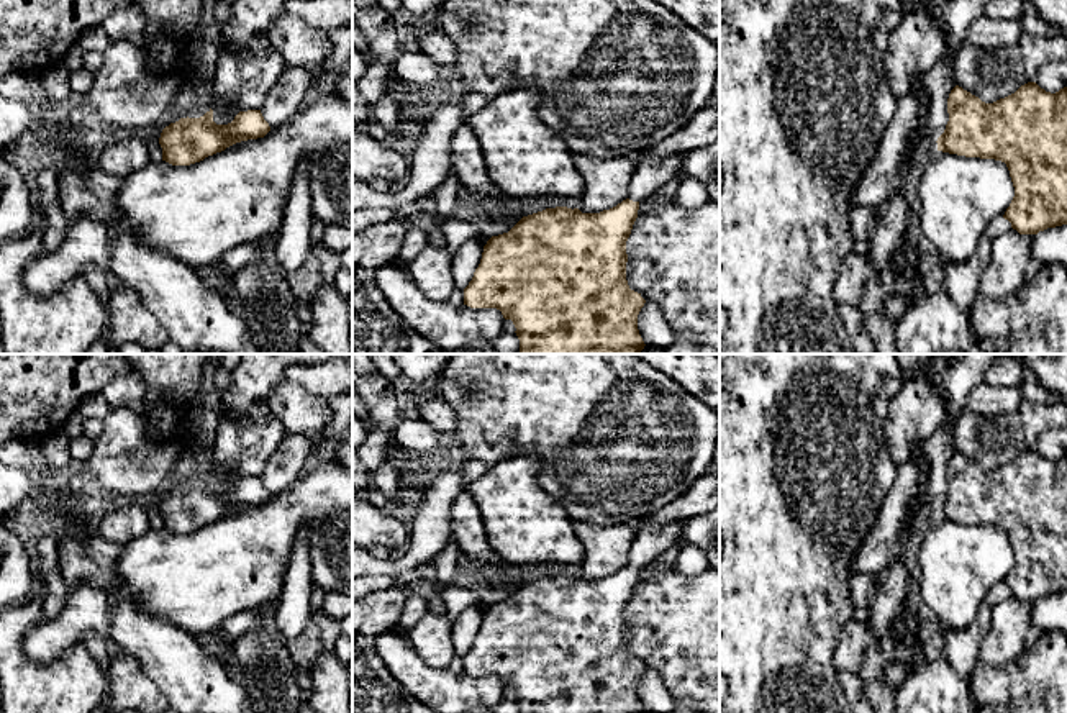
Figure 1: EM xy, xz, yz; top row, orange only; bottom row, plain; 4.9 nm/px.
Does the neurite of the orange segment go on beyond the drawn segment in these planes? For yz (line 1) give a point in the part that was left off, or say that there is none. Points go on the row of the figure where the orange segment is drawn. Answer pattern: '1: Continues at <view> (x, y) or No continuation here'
1: No continuation here

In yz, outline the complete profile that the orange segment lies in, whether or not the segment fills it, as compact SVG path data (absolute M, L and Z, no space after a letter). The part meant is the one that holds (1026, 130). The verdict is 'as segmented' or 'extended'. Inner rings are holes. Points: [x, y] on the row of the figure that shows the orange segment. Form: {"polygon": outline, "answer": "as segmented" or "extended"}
{"polygon": "M1036 82L993 103L956 85L947 98L949 121L938 138L938 151L1006 164L1015 197L1003 218L1019 234L1037 234L1067 225L1067 87L1056 93Z", "answer": "as segmented"}

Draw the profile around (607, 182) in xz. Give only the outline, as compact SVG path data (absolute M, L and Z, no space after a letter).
M575 154L574 164L583 177L583 193L575 200L582 213L600 213L628 198L636 166L629 156L598 159Z

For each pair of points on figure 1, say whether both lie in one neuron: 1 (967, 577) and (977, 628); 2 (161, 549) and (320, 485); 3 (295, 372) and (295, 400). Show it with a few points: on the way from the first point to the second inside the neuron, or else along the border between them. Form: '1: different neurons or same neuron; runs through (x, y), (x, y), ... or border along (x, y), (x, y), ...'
1: different neurons; border along (984, 600), (977, 615), (966, 626), (946, 631)
2: same neuron; runs through (200, 549), (249, 549), (281, 518)
3: different neurons; border along (286, 377), (328, 400)

